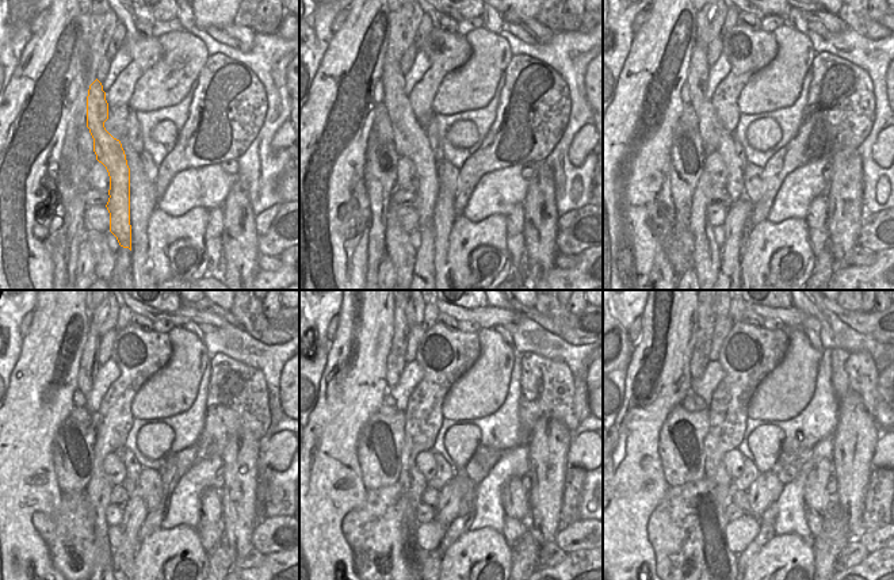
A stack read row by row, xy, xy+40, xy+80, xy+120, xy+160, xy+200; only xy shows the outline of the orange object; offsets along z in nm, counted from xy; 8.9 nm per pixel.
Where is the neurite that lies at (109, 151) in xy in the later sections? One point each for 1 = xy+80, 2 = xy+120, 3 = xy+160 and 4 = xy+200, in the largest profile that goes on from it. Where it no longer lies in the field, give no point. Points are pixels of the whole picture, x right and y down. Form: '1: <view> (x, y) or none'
1: xy+80 (711, 132)
2: xy+120 (90, 365)
3: xy+160 (396, 362)
4: xy+200 (706, 317)

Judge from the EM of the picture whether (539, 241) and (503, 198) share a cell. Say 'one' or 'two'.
two

